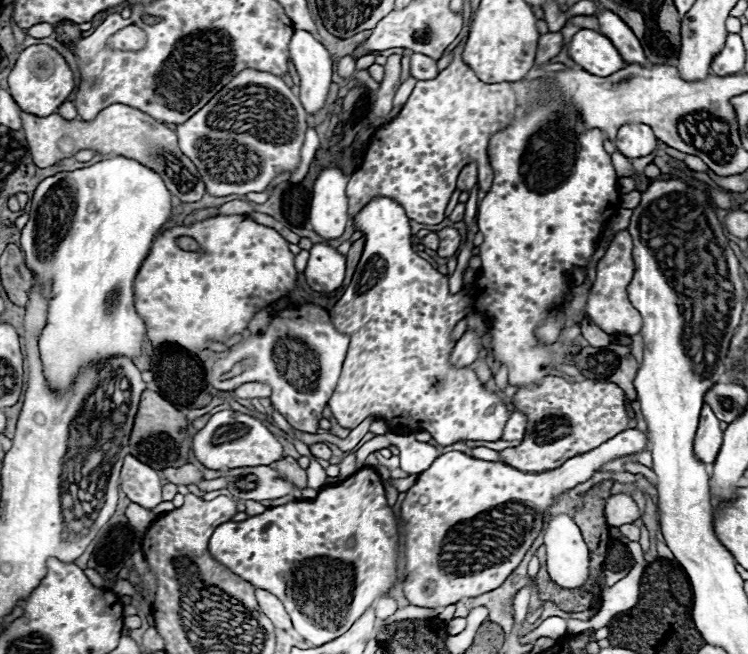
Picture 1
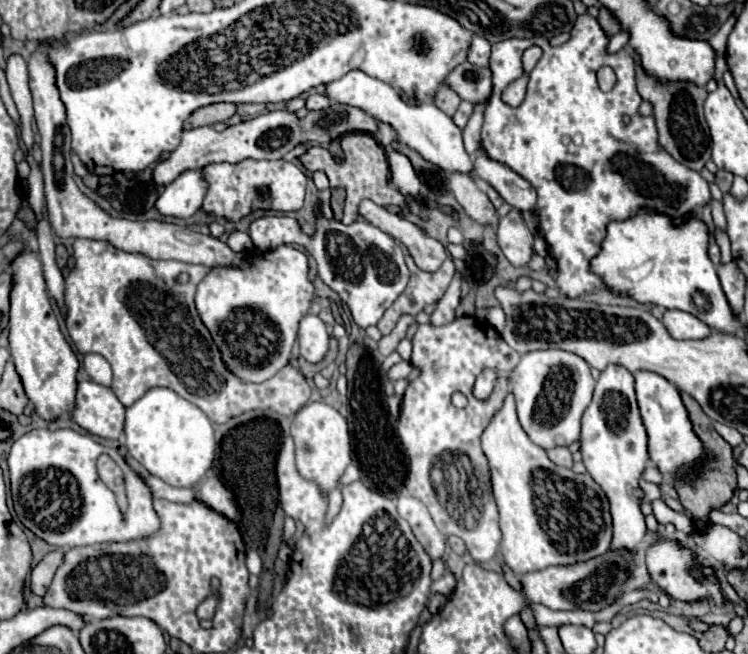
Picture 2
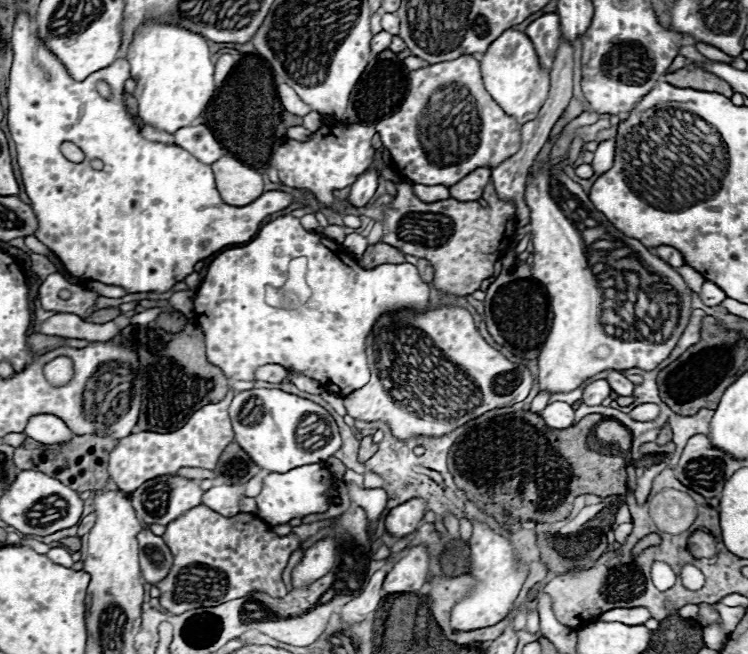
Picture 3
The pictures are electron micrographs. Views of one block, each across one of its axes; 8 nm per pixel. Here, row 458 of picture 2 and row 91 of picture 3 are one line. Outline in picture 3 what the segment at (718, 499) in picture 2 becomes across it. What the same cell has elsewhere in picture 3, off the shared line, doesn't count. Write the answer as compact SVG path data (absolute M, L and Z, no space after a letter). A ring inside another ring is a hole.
M684 66L672 74L666 74L666 82L676 86L676 88L696 88L696 90L706 90L706 92L718 92L726 98L732 98L732 88L718 76L698 68L698 66Z

